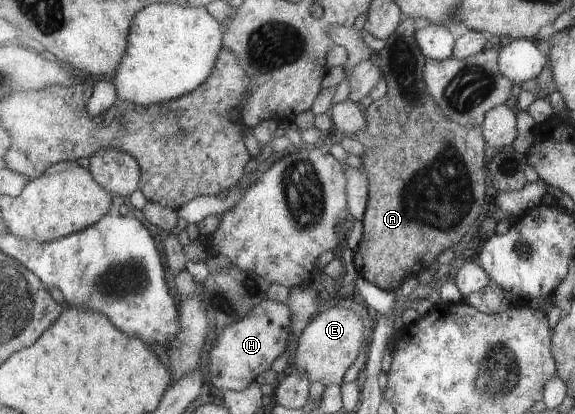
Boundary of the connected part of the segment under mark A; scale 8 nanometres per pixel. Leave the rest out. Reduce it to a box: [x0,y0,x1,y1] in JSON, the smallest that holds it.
[353,16,486,292]

